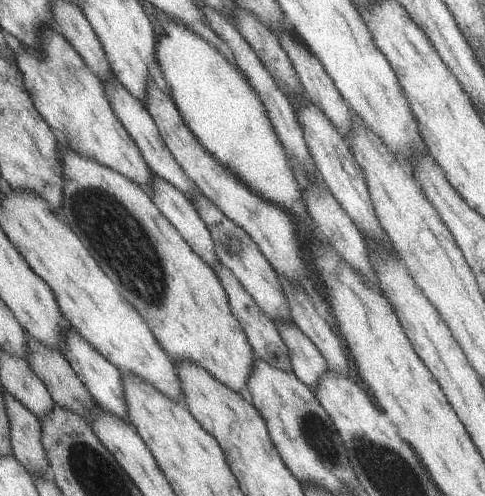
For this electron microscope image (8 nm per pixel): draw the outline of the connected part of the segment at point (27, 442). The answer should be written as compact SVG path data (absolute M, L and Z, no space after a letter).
M5 392L3 399L9 418L11 454L22 463L32 478L40 475L50 479L51 468L42 444L39 418L10 393Z

